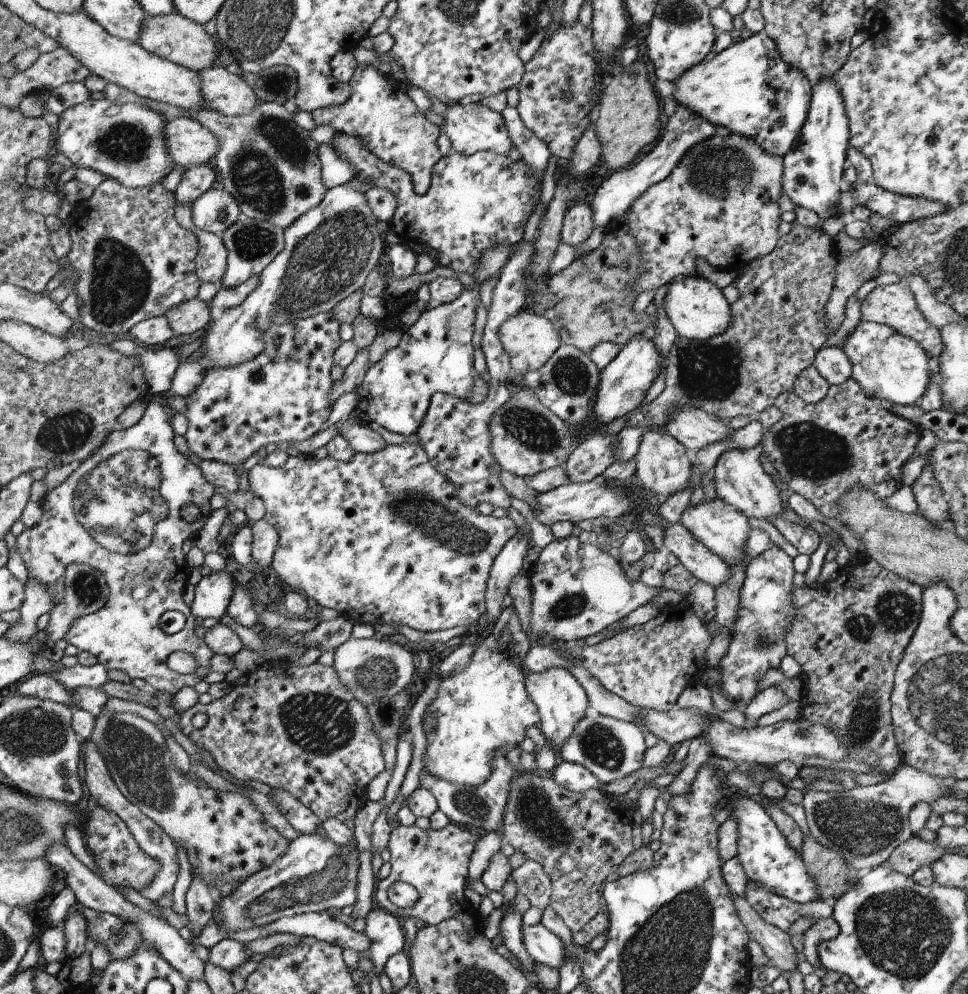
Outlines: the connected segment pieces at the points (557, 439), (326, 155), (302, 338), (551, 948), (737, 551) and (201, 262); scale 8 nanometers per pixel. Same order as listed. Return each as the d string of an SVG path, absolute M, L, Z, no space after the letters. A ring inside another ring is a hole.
M512 387L509 399L494 411L489 431L496 462L505 471L529 477L546 469L562 466L574 449L575 428L546 408L534 391Z
M328 143L319 144L316 152L322 161L322 179L327 189L344 185L354 178L351 164L340 158Z
M330 312L270 326L262 338L266 346L258 356L238 367L209 369L205 373L202 386L186 397L188 411L184 415L188 418L189 427L184 438L192 454L197 454L201 460L216 459L238 466L254 452L264 453L267 444L286 445L314 436L328 420L328 394L331 394L333 387L330 368L335 363L335 352L342 343L340 322Z
M542 923L523 925L523 943L535 963L560 968L566 962L563 942Z
M716 497L711 501L700 501L695 506L688 505L680 515L679 522L689 530L698 542L717 554L728 566L742 561L746 566L750 562L745 551L748 534L751 532L748 518L725 500Z
M196 229L194 233L199 241L199 252L195 260L199 279L201 282L222 280L227 267L227 250L222 237L202 229Z

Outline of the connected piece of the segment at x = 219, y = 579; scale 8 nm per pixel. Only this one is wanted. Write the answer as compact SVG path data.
M226 568L203 576L195 586L192 614L200 622L206 618L220 621L232 598L236 582Z

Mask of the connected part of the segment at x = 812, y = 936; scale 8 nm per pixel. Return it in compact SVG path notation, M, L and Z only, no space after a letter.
M831 916L817 918L816 922L803 934L803 950L806 960L814 968L823 968L817 954L817 946L824 940L835 938L839 934L838 922Z

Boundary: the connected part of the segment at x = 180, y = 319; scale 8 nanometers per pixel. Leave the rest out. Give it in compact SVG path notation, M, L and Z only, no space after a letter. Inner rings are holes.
M197 296L189 301L177 304L166 314L175 336L188 336L211 324L210 306L208 302Z

